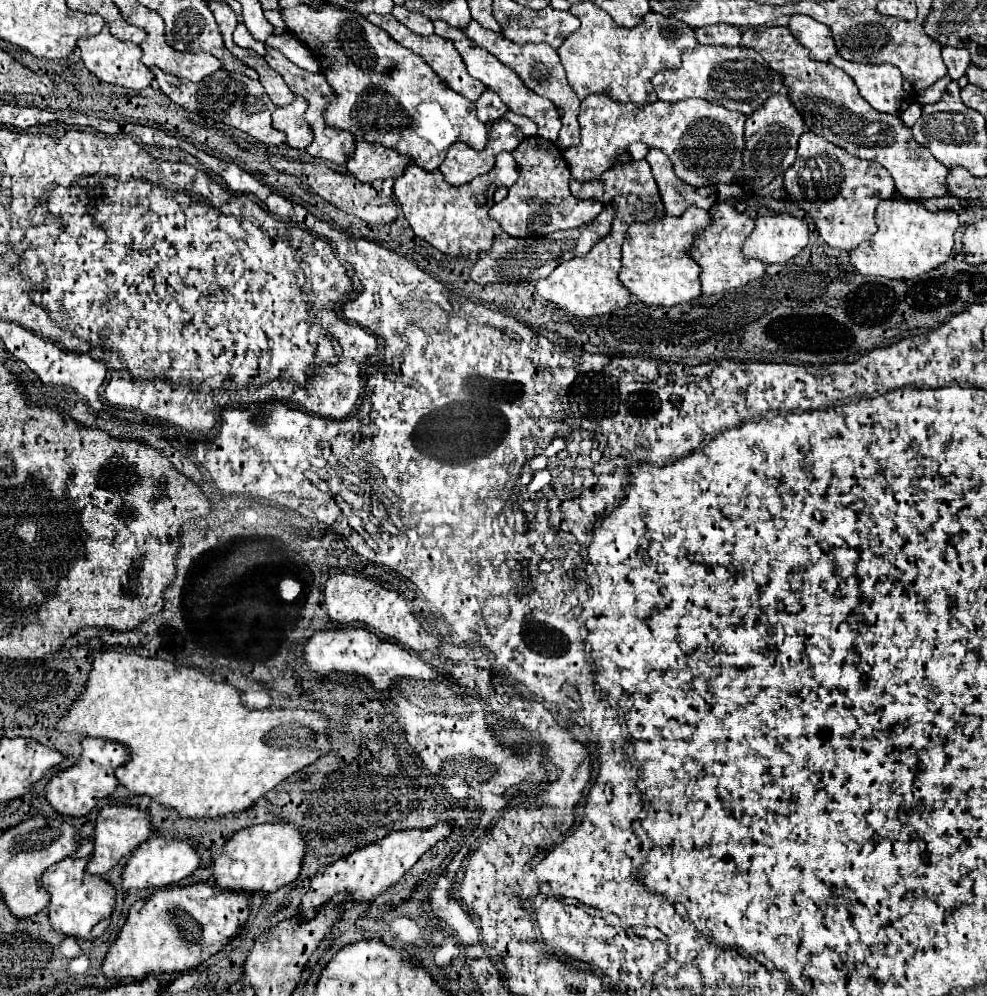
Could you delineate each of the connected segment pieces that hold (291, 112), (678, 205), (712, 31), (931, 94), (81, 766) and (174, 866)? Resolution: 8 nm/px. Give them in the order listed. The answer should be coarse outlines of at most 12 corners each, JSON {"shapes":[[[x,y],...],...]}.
{"shapes":[[[296,98],[276,108],[272,126],[286,132],[288,146],[306,148],[314,138],[302,118],[308,102]],[[650,150],[666,214],[716,204],[716,188],[696,188],[674,174],[662,150]],[[720,23],[696,28],[700,44],[738,46],[742,32]],[[950,76],[916,96],[920,104],[934,104],[946,92]],[[82,740],[78,764],[46,784],[62,816],[86,816],[118,784],[118,742]],[[152,836],[122,870],[124,890],[164,888],[200,866],[182,840]]]}

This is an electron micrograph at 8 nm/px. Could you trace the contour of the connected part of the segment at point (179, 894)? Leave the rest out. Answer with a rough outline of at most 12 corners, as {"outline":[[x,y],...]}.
{"outline":[[208,882],[134,902],[108,980],[174,974],[246,922],[244,892]]}

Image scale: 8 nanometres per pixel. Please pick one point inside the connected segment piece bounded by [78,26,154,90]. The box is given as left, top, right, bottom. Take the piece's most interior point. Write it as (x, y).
(113, 61)

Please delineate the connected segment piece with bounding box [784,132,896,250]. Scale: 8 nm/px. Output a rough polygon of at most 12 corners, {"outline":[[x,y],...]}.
{"outline":[[812,132],[784,172],[820,236],[854,250],[896,192],[882,164]]}

